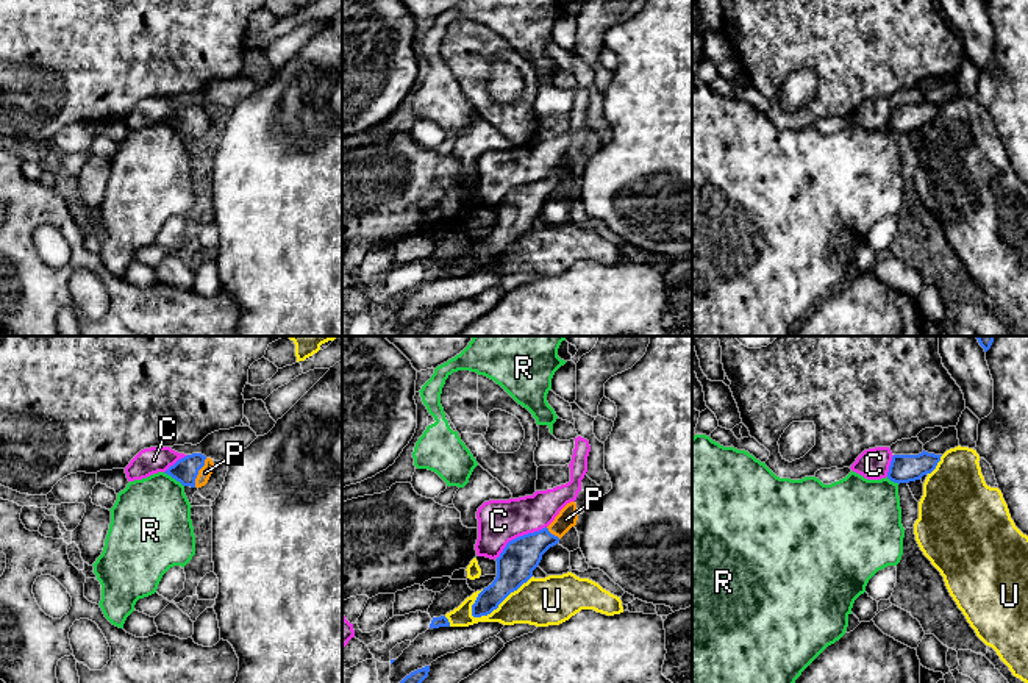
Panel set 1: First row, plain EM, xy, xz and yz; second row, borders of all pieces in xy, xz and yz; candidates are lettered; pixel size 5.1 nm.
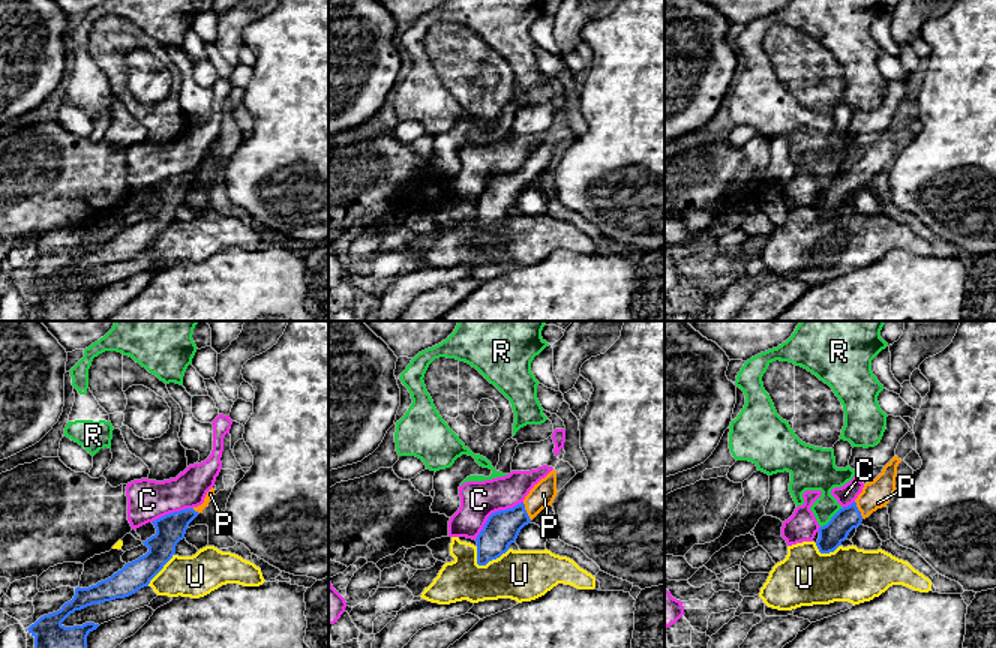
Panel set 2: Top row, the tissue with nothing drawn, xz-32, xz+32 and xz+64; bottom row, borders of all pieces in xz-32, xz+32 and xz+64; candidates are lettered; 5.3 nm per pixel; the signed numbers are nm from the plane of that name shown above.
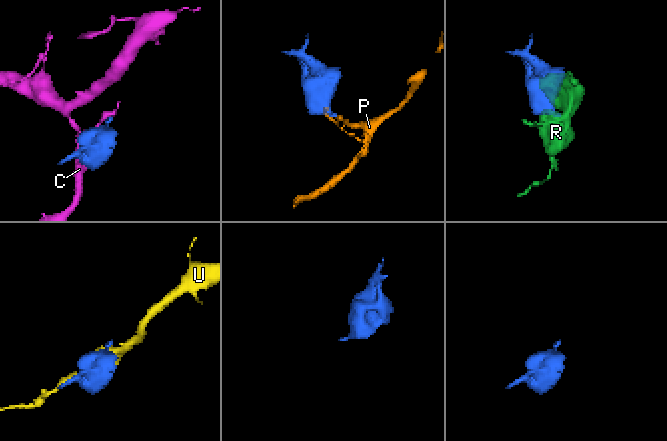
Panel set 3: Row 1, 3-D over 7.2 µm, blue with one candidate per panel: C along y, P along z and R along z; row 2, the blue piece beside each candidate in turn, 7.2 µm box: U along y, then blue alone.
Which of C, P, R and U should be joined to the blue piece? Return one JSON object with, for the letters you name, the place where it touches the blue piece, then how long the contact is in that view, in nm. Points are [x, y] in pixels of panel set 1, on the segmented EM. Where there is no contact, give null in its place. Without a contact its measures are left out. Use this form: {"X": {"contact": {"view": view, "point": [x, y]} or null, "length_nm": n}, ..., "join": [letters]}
{"P": {"contact": {"view": "xy", "point": [197, 472]}, "length_nm": 170}, "join": ["P"]}

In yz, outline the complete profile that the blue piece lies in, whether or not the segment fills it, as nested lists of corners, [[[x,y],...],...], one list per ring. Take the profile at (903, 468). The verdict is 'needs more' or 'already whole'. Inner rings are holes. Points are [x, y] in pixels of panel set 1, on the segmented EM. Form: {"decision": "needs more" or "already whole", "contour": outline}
{"decision": "already whole", "contour": [[[922,452],[919,455],[894,455],[887,478],[894,483],[909,483],[931,474],[942,455]]]}

